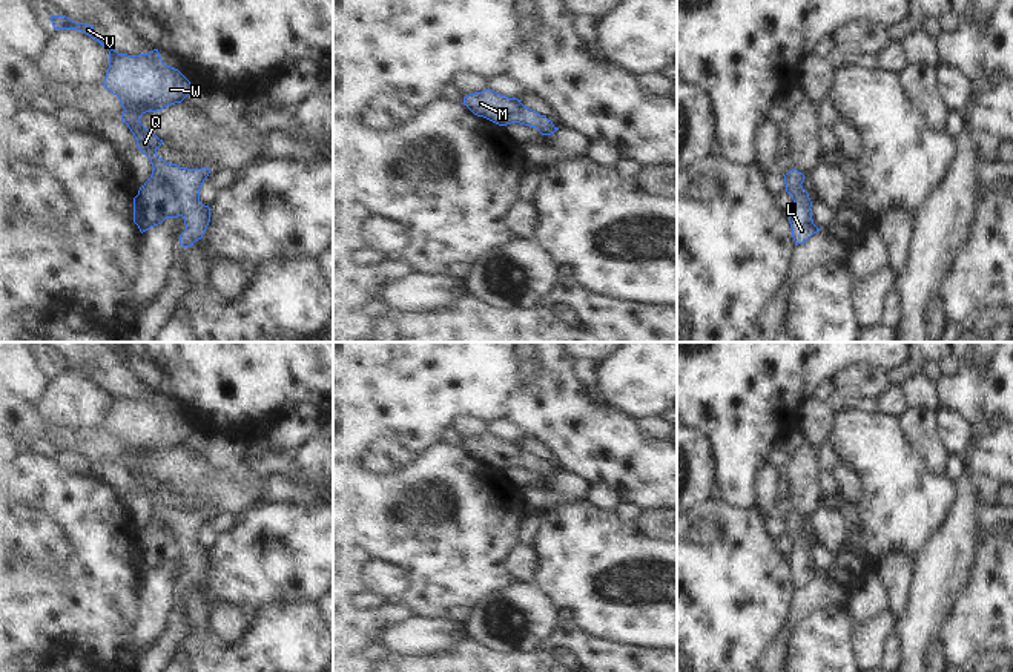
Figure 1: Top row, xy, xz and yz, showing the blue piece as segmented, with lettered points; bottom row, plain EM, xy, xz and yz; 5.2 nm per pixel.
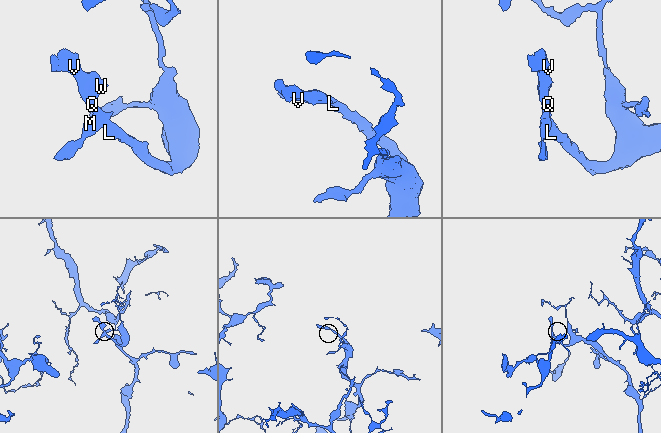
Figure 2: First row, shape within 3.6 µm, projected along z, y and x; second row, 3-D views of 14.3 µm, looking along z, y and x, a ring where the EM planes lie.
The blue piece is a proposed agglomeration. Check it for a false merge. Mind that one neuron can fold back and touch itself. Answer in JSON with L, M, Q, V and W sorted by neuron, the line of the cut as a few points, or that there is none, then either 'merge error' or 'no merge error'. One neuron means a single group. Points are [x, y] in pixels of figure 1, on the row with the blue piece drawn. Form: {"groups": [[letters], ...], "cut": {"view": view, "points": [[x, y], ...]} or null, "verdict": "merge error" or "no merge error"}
{"groups": [["L", "M", "Q", "V", "W"]], "cut": null, "verdict": "no merge error"}

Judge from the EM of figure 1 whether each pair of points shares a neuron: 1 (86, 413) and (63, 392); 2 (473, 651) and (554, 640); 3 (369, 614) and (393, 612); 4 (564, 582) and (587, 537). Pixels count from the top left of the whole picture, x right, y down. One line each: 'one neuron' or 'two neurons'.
1: one neuron
2: one neuron
3: one neuron
4: one neuron

